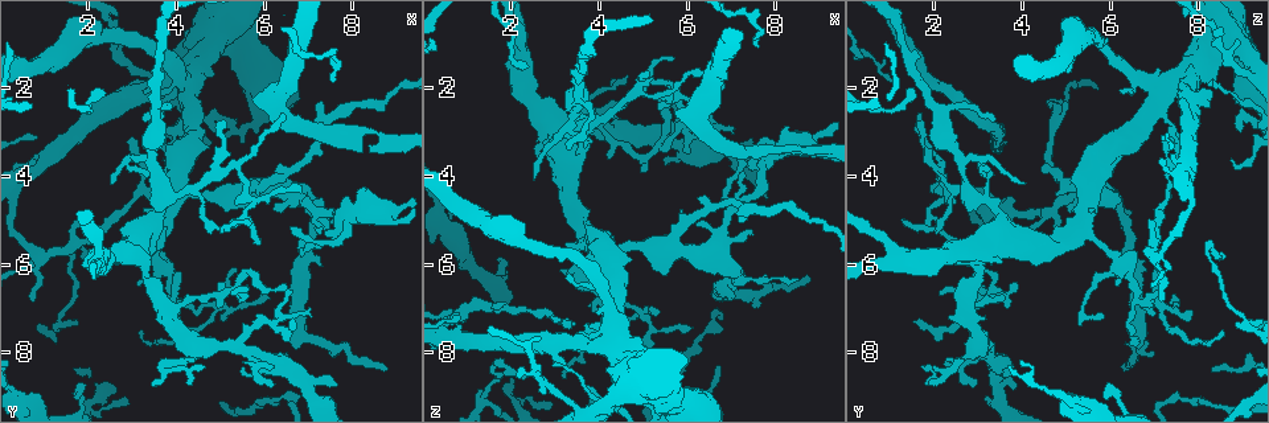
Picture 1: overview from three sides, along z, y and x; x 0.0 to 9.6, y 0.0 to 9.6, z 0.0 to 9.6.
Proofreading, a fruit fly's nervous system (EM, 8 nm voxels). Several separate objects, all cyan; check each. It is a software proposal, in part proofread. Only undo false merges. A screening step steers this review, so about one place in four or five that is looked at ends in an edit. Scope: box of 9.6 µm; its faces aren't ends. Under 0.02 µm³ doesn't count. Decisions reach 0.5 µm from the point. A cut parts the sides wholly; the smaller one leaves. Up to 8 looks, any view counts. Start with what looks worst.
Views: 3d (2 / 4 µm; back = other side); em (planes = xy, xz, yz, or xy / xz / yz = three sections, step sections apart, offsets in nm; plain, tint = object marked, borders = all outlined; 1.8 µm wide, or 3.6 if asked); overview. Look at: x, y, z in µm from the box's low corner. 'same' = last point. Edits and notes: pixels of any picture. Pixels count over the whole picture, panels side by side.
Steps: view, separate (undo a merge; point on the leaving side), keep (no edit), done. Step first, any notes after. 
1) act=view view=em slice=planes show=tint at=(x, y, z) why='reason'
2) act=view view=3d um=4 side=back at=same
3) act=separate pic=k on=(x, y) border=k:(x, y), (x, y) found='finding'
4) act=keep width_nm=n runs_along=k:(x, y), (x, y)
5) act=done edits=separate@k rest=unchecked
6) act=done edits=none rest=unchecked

act=view view=3d um=2 at=(0.75, 5.80, 7.20) why='sharp bend'

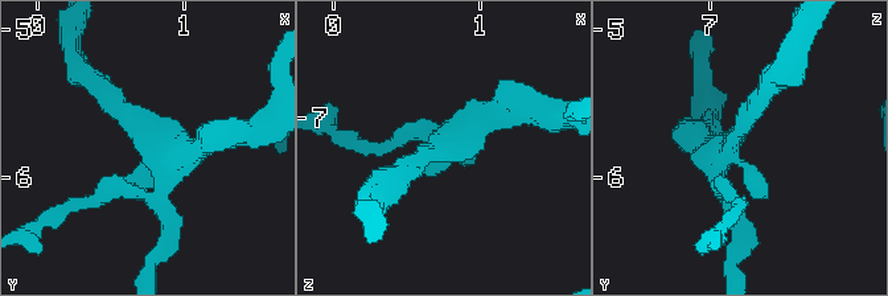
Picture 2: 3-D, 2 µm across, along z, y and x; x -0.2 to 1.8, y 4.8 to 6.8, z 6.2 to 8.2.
act=view view=em slice=planes show=tint at=(0.76, 5.76, 7.16)

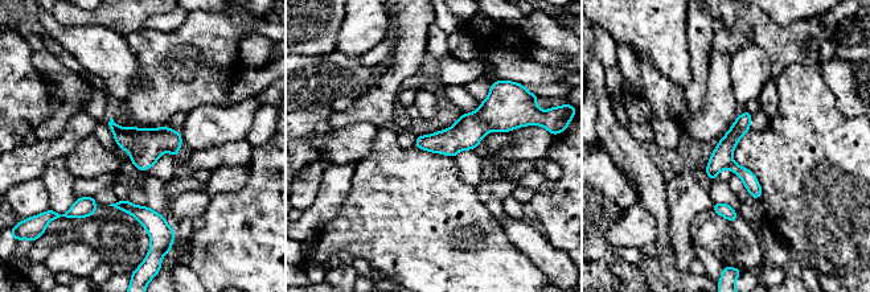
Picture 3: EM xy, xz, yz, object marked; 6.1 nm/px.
act=keep runs_along=3:(508, 119), (418, 143) found='all the same cell'

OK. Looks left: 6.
act=view view=3d um=2 at=(8.55, 3.05, 3.40) why='thin neck'

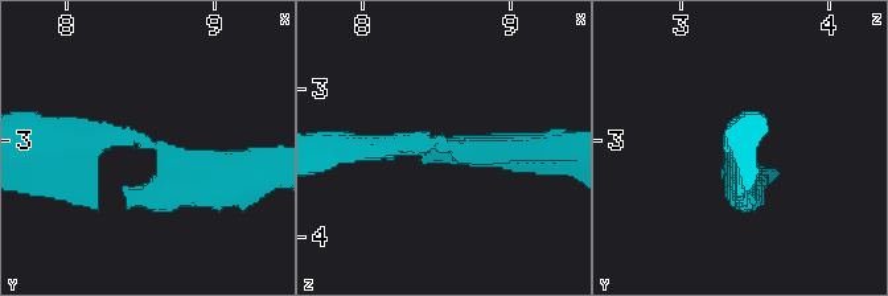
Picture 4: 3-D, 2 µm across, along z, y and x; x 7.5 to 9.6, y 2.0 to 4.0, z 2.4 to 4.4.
act=view view=em slice=planes show=plain at=(8.56, 3.02, 3.40) arm_widths_nm=220,260 why='shape alone is not enough'

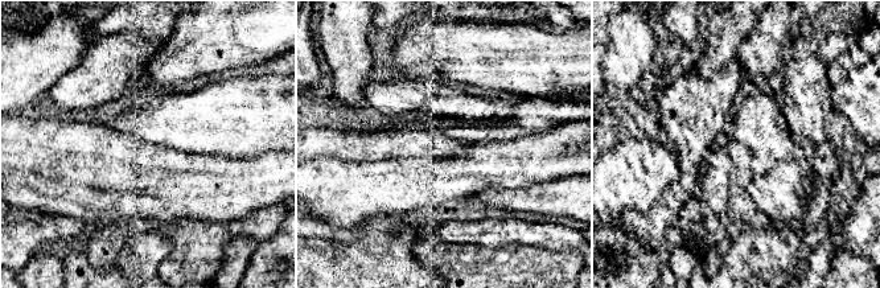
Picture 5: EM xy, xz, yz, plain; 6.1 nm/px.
act=view view=em slice=planes show=borders at=same

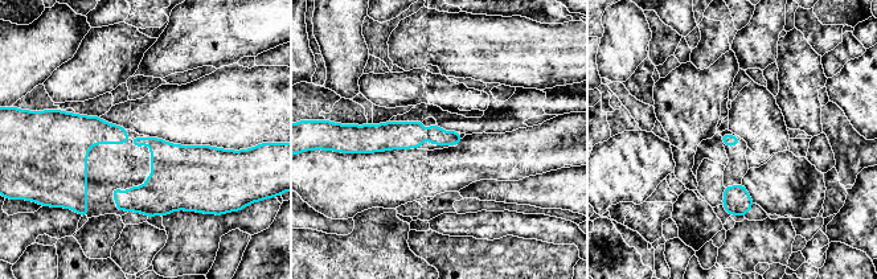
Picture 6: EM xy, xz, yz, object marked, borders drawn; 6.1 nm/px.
act=keep runs_along=6:(64, 134), (221, 155) found='all the same cell'

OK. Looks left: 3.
act=view view=3d um=4 at=(3.00, 2.25, 7.90) why='abrupt turn'

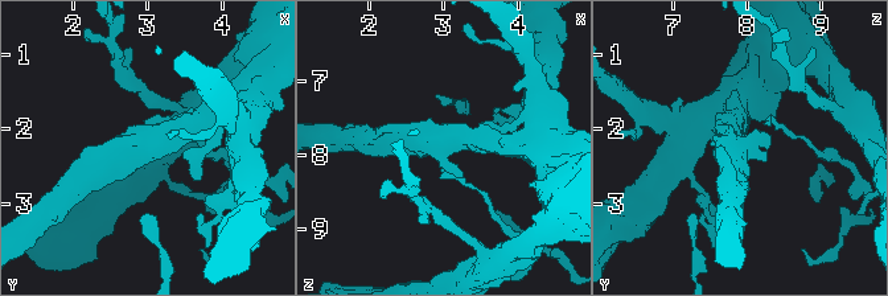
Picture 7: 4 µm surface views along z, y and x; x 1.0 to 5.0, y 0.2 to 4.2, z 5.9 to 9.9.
act=view view=em slice=planes show=borders at=(2.95, 2.25, 7.85) why='shape alone is not enough'

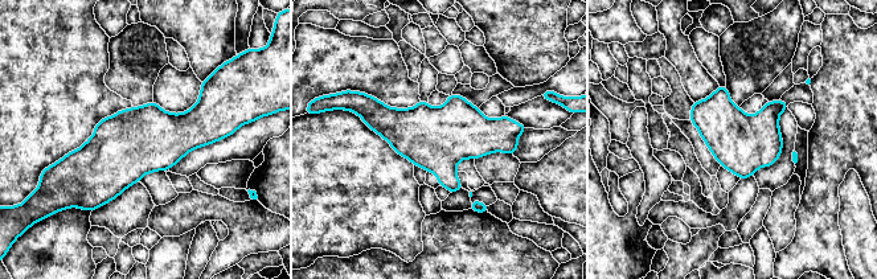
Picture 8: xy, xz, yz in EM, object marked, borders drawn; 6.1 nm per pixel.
act=keep found='one cell here'

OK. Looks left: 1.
act=done edits=none rest=unchecked

